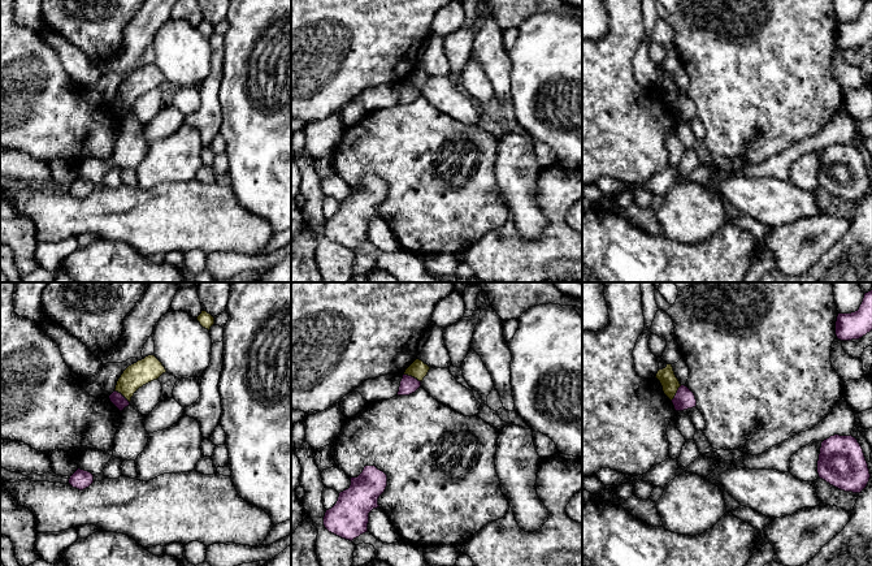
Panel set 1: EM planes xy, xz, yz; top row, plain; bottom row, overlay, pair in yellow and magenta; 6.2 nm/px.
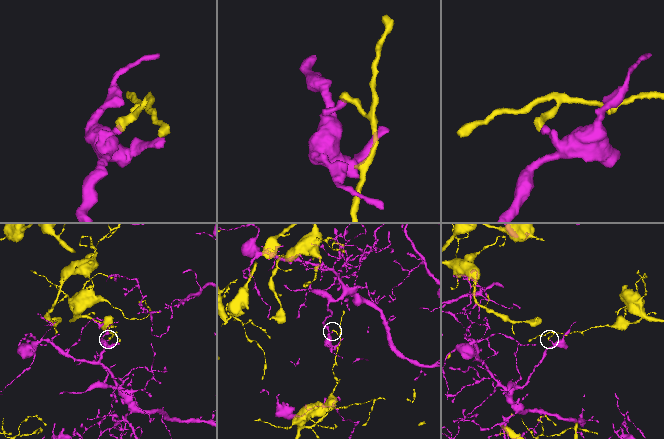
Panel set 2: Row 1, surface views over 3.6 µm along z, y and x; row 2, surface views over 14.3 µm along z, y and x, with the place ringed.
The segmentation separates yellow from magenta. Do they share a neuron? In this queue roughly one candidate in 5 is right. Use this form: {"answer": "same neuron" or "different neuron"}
{"answer": "different neuron"}

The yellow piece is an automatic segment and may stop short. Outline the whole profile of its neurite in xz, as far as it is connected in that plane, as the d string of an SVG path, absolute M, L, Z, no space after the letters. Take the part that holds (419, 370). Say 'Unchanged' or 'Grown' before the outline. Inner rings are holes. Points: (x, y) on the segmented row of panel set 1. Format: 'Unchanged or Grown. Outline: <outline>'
Unchanged. Outline: M416 359L404 372L404 375L412 376L418 381L422 381L428 375L430 367L425 364L422 360Z

